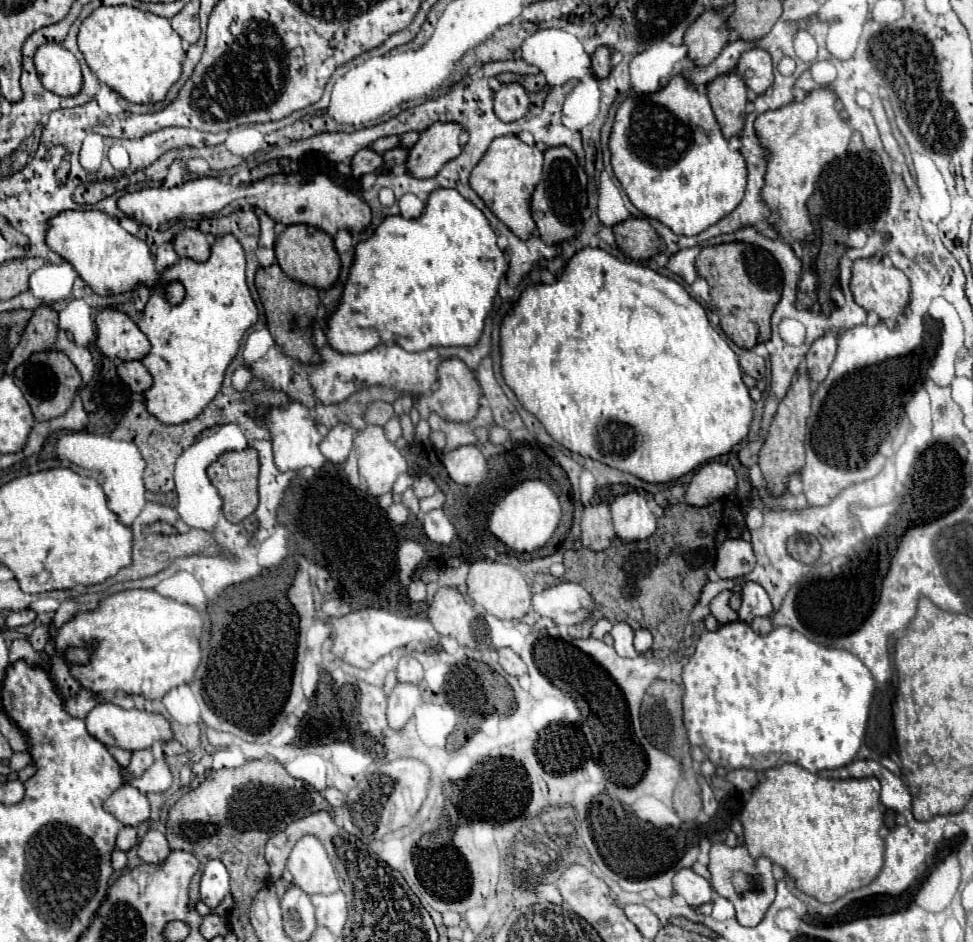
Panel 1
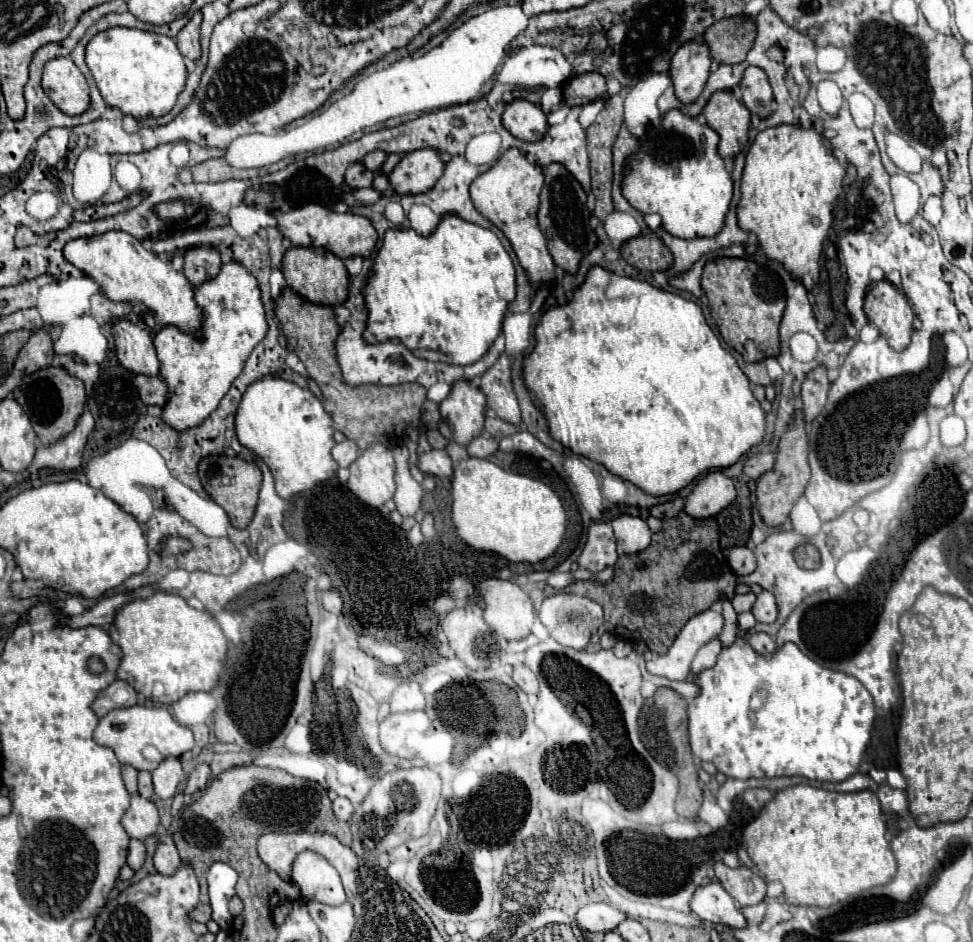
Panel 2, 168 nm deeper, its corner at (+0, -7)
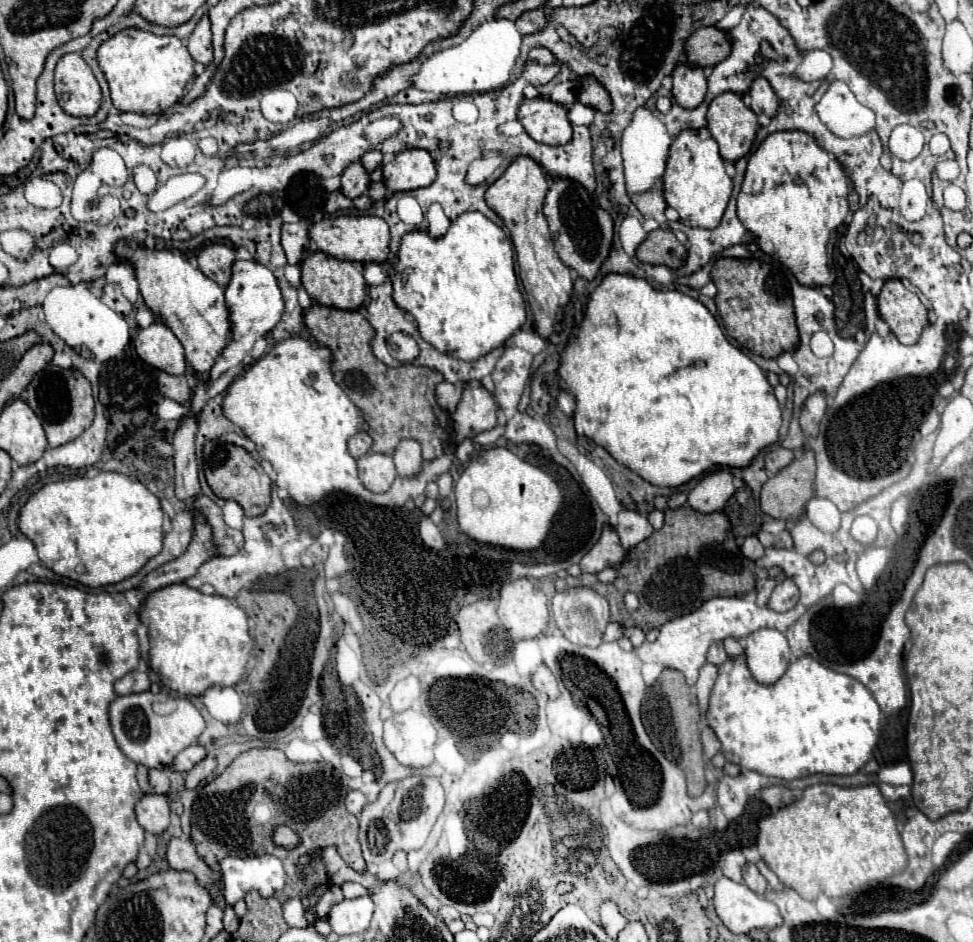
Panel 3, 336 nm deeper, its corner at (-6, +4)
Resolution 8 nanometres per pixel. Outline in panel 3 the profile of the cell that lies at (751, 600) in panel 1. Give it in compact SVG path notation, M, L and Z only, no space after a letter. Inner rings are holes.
M784 579L774 587L774 591L768 599L768 607L778 611L778 613L784 613L784 611L792 609L796 605L796 601L798 601L796 585L790 579Z

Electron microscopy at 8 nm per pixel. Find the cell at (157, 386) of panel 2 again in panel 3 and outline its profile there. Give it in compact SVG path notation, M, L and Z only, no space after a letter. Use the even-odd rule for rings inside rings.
M160 373L158 375L158 391L172 401L178 403L186 403L190 401L190 383L186 379L186 375L170 375L170 373Z

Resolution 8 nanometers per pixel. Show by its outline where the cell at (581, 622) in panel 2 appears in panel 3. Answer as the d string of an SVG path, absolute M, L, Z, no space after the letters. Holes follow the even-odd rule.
M572 587L566 591L556 591L552 597L552 613L556 619L558 629L564 633L564 637L576 645L588 645L596 647L602 643L604 629L608 625L610 609L606 597L596 593L590 587Z

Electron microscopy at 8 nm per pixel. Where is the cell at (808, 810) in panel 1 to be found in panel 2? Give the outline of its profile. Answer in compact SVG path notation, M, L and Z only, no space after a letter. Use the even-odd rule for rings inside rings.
M798 784L798 786L792 786L792 788L786 788L786 790L778 792L774 796L774 800L768 802L762 808L760 816L756 820L752 820L744 828L744 842L746 842L746 848L748 848L748 856L752 858L756 868L766 876L766 880L768 882L780 882L784 886L784 900L788 904L792 904L792 906L820 906L820 908L826 908L826 906L838 904L838 902L862 892L862 890L868 890L872 886L888 884L894 878L894 874L896 874L896 858L894 858L892 848L890 850L890 844L886 840L886 824L884 824L883 820L885 816L881 810L878 796L874 792L870 792L870 790L842 794L842 792L828 792L828 790L822 790L822 788L814 788L814 786L808 786L808 784Z

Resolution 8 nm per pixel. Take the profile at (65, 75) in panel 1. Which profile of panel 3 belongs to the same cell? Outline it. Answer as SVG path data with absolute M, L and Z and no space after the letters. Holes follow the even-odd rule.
M66 53L54 69L56 97L62 109L74 117L94 115L100 107L100 85L80 53Z

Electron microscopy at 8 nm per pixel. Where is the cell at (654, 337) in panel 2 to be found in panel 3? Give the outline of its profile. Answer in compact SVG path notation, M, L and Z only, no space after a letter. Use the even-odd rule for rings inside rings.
M608 273L600 281L600 285L590 293L586 313L582 321L572 329L570 339L560 353L560 367L558 375L566 385L566 391L576 399L576 409L572 415L574 427L578 435L584 435L592 439L596 445L604 447L612 457L616 457L618 463L626 465L630 471L638 473L644 481L660 487L678 487L682 483L688 483L690 479L698 477L706 469L714 465L726 465L726 467L746 467L760 449L772 445L778 439L778 429L782 423L780 410L784 405L778 405L774 397L774 389L770 387L766 373L738 347L732 347L726 335L722 333L718 321L712 317L712 313L694 297L684 295L676 289L656 289L646 279L634 277L628 273Z

